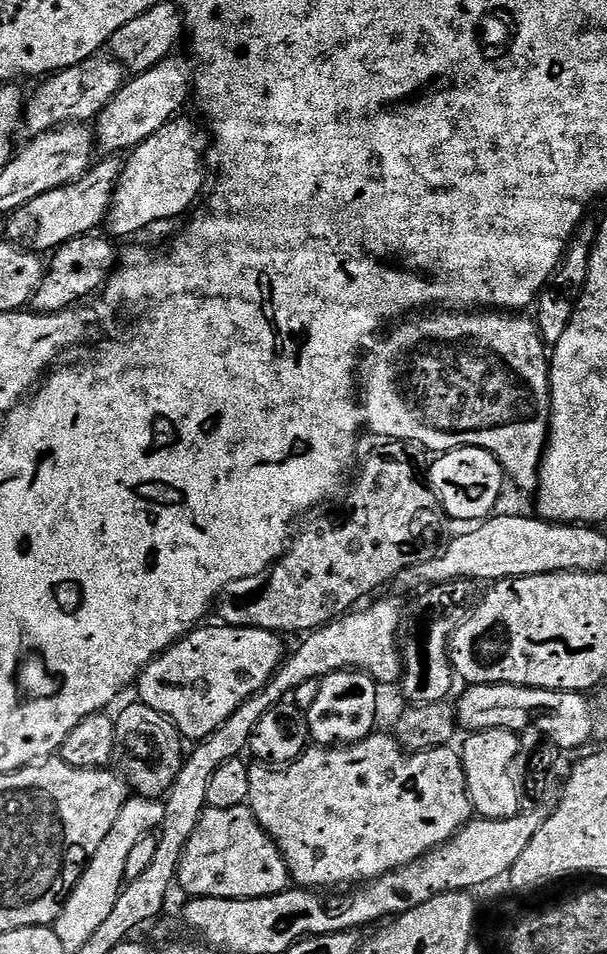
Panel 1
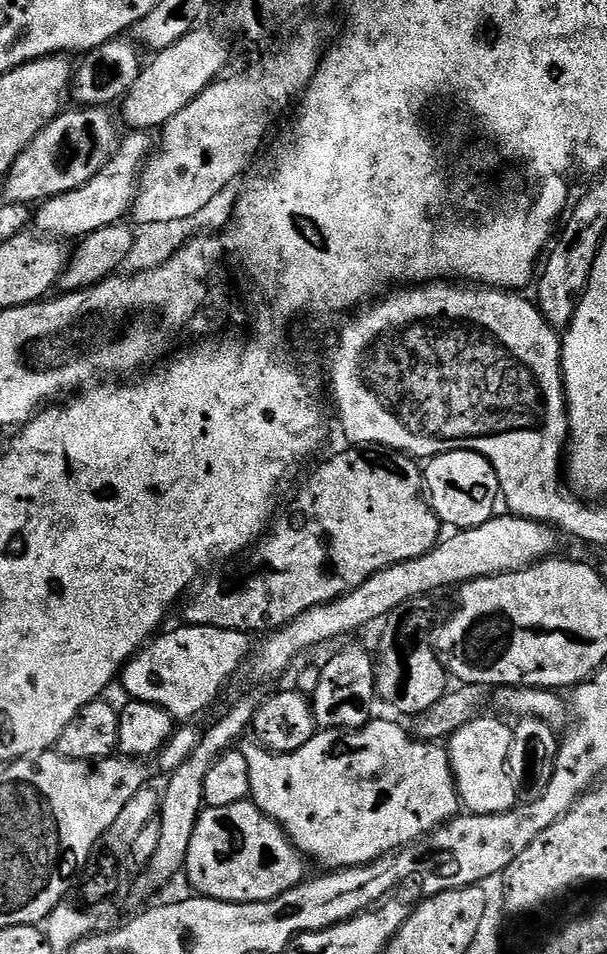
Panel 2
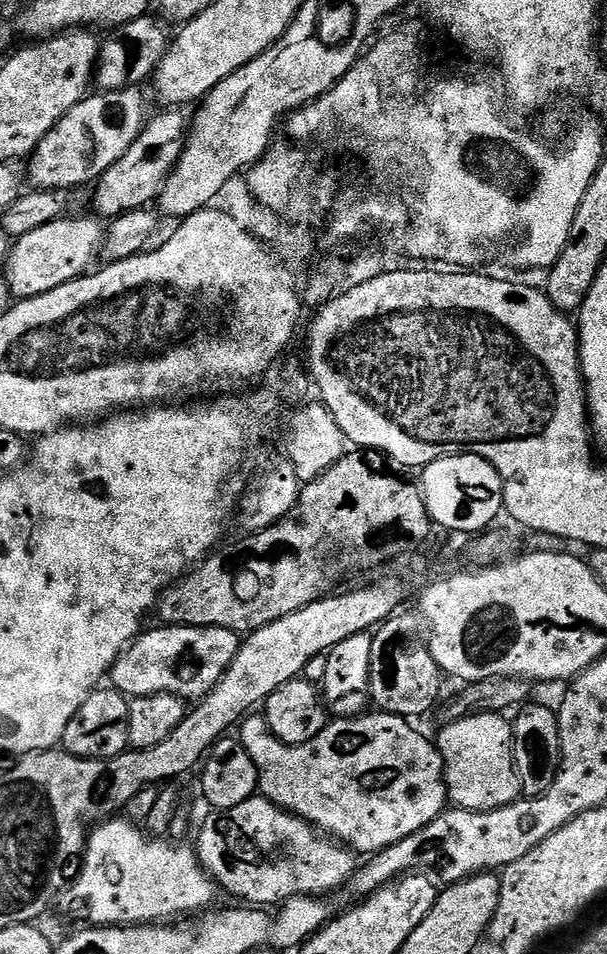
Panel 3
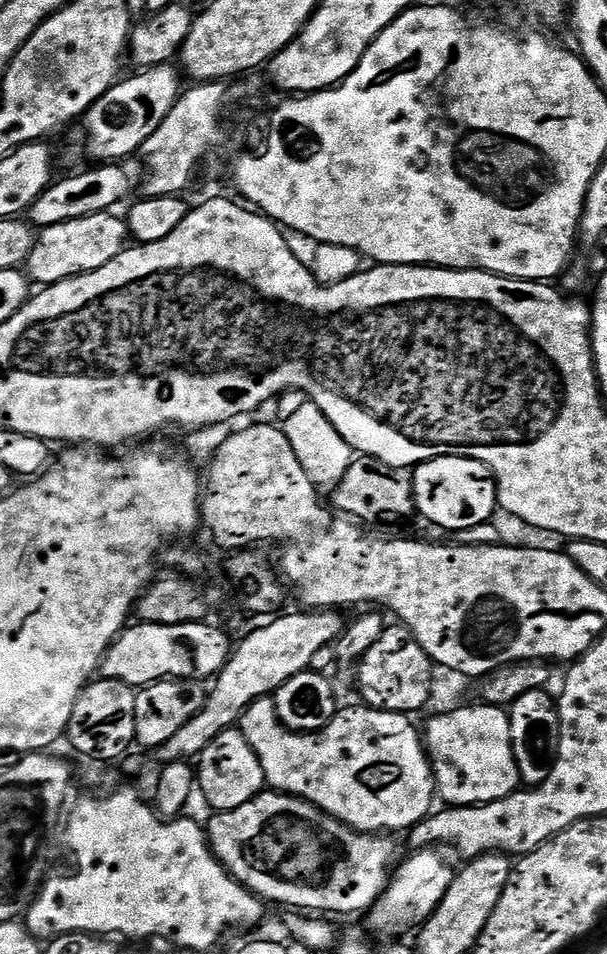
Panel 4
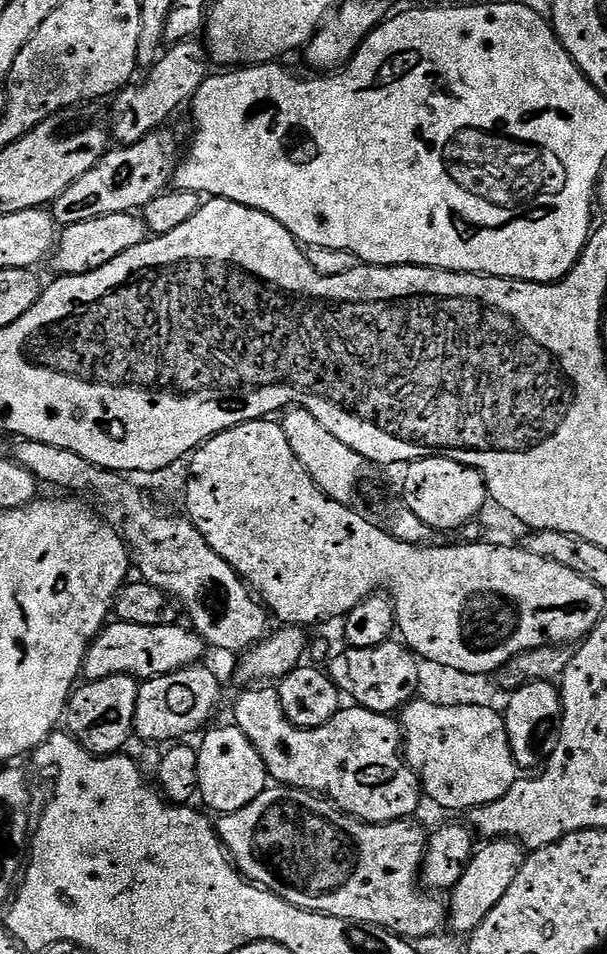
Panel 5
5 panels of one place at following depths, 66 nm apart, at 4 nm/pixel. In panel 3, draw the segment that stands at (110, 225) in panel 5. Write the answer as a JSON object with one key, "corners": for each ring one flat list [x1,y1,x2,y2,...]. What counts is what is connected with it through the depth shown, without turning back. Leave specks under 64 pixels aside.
{"corners":[[84,216,81,220,61,218,18,237,11,245,6,261,6,279,13,297,27,298,46,294,93,271,92,263,96,259,99,261,104,251,106,228,105,225,100,225,103,223,99,219,89,216]]}

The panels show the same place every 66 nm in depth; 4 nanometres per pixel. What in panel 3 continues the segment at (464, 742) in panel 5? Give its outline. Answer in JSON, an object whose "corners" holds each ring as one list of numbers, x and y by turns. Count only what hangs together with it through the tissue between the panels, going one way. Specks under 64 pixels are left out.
{"corners":[[476,712,445,723,434,743,444,763,444,785,455,807,489,812,521,799,520,779,512,761,512,724,499,712]]}

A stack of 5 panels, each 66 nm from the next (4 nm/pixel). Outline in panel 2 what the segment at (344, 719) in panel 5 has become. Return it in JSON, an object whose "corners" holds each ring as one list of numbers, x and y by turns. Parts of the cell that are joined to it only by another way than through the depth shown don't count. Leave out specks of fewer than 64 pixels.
{"corners":[[373,718,364,728,330,728,317,731,306,746,302,746,293,752,271,752,259,742,252,744,241,743,238,751,246,758,250,766,250,799,261,810,266,813,271,820,278,822,286,835,292,840,294,847,300,851,300,855,309,861,317,860,324,870,339,870,341,868,357,868,363,864,372,864,376,860,398,848,405,848,414,840,419,840,422,836,427,836,442,824,448,823,453,816,461,811,462,805,460,795,456,793,456,778,452,773,452,763,448,757,447,747,441,746,436,742,425,742,419,738,413,739,403,728,403,723,394,721,384,721]]}

